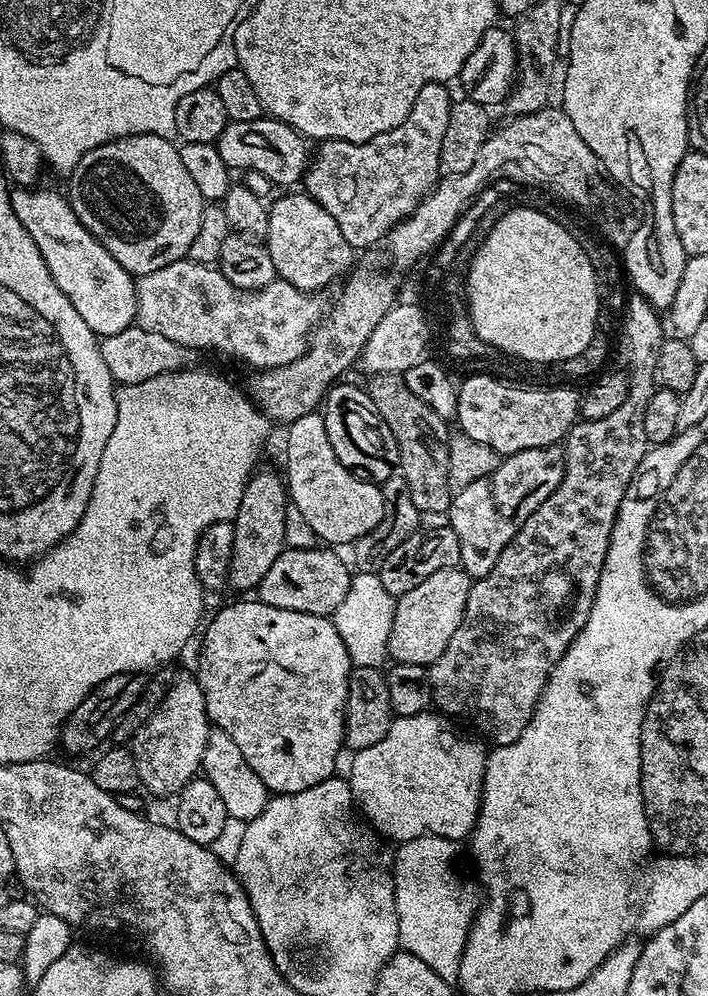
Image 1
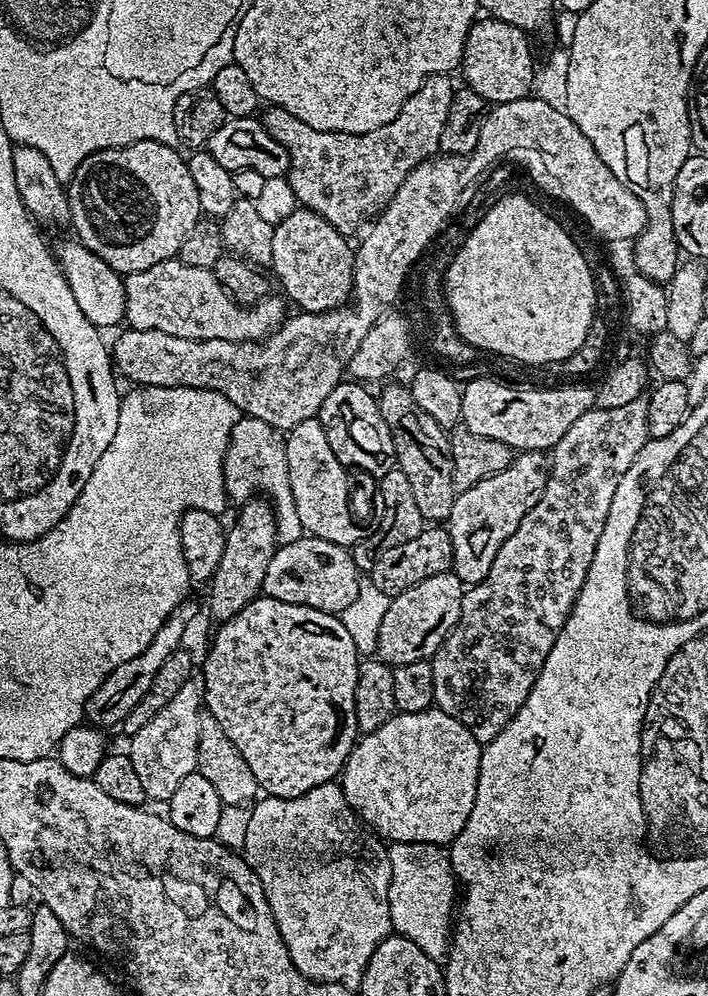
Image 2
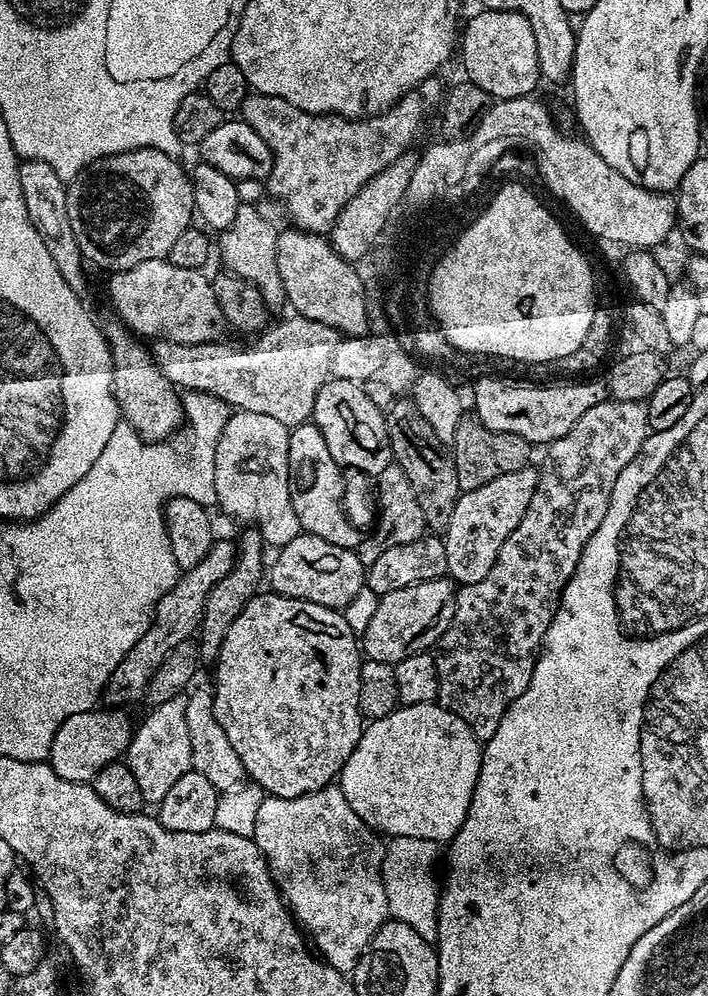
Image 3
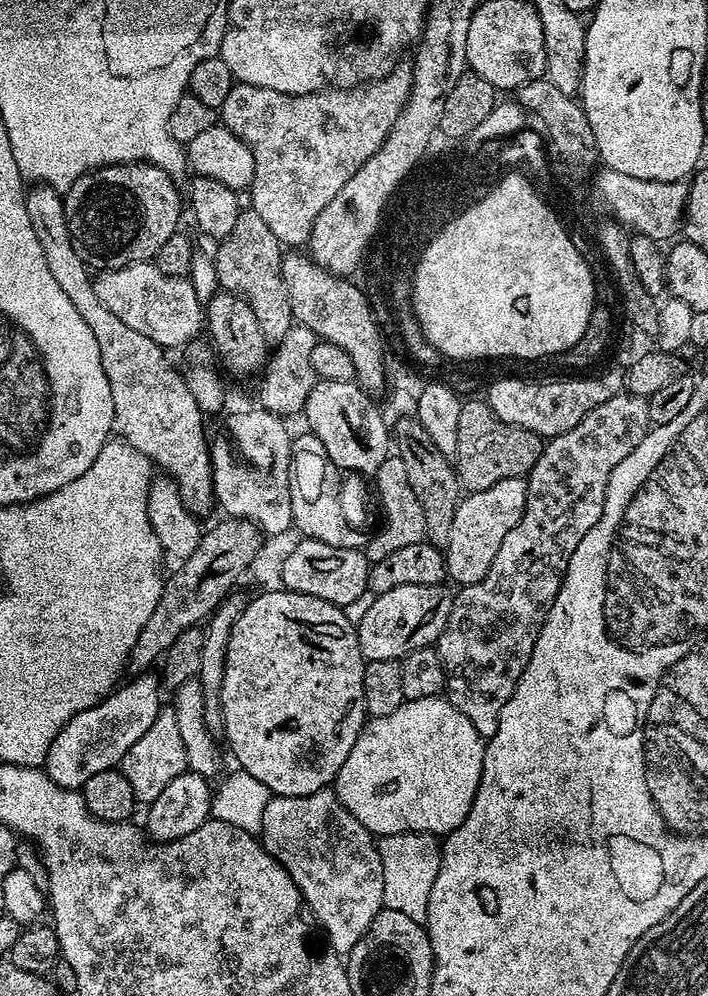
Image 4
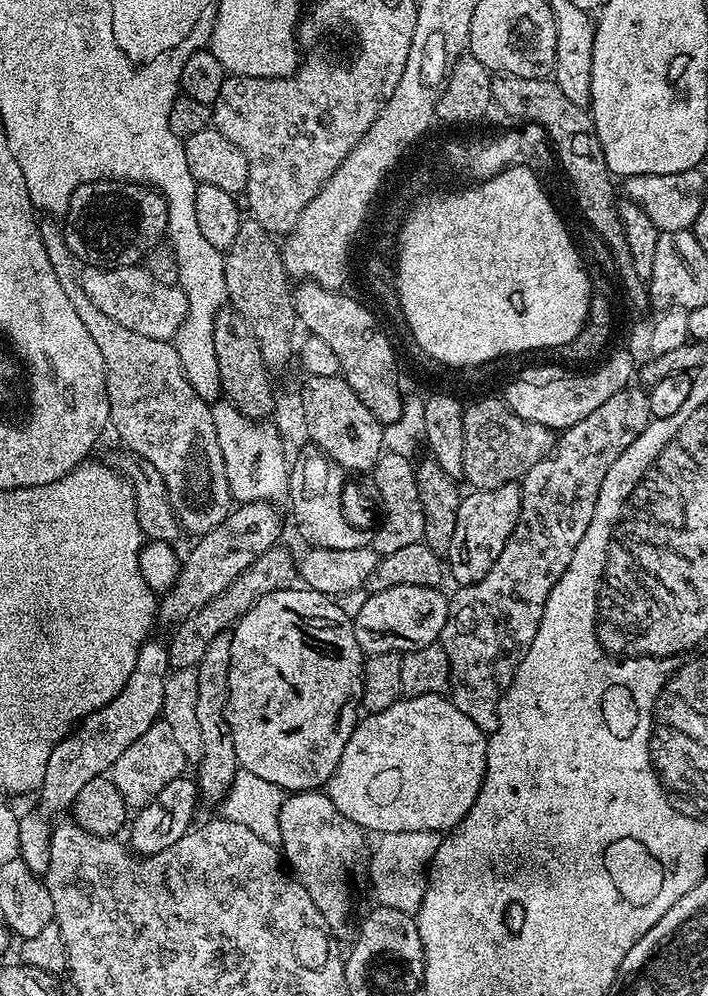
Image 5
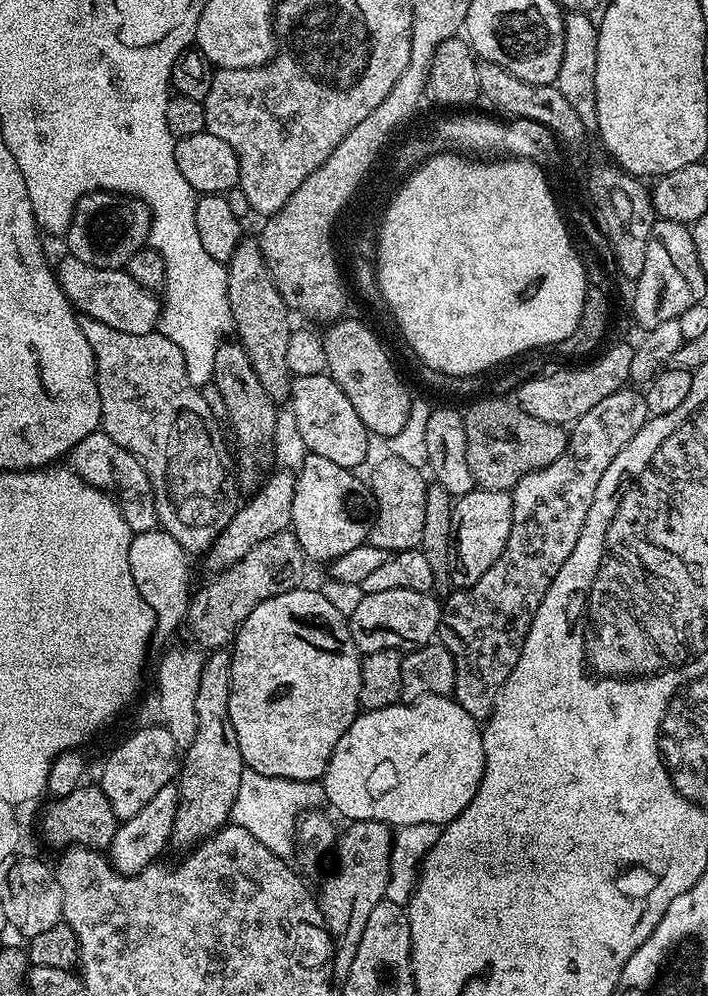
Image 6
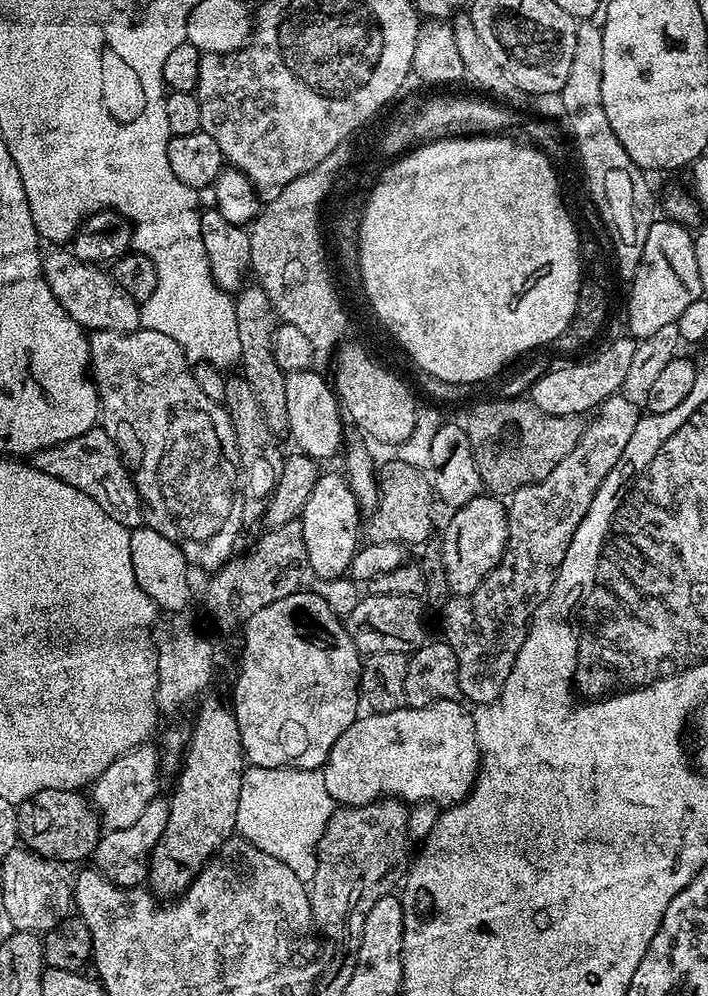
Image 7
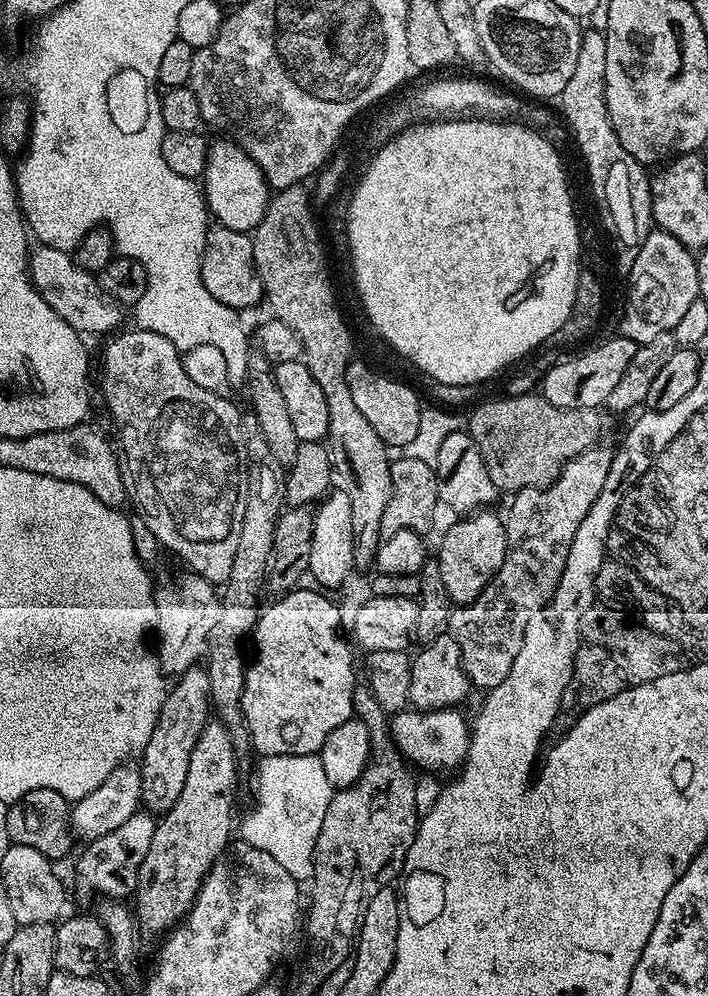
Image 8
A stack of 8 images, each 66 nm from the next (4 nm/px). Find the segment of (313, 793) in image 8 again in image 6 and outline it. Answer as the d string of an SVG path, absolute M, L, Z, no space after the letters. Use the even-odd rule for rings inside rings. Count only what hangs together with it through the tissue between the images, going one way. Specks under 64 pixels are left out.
M245 768L242 782L238 782L238 794L234 798L234 806L230 817L231 823L242 826L242 830L250 830L266 850L288 858L298 848L298 815L299 808L307 809L321 803L322 788L319 783L306 780L287 780L281 776L258 774Z

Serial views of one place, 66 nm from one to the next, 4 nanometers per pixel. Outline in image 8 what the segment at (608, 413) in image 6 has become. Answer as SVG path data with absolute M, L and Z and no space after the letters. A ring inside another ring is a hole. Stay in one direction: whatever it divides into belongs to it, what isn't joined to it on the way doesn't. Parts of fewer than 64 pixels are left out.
M603 443L595 444L593 448L582 450L582 454L570 458L560 477L549 488L527 488L511 497L512 505L506 515L508 549L498 574L490 578L486 590L482 590L474 602L453 607L448 614L448 632L454 642L458 642L468 683L473 689L491 690L502 682L502 678L506 678L506 674L510 674L510 666L514 666L514 658L518 658L518 650L522 650L522 638L526 634L526 626L530 626L530 618L534 618L534 614L538 614L538 610L542 610L542 606L546 606L556 593L574 534L578 534L582 518L590 514L590 506L598 502L598 494L602 494L602 486L606 486L606 478L610 474L614 452L604 447Z

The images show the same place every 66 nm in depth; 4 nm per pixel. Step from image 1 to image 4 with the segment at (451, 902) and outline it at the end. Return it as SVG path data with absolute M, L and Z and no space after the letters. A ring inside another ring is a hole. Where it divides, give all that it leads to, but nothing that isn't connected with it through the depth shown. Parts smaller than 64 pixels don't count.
M403 832L381 836L378 840L382 858L382 894L384 907L399 910L406 918L424 924L428 919L430 890L438 878L441 841L430 832Z

